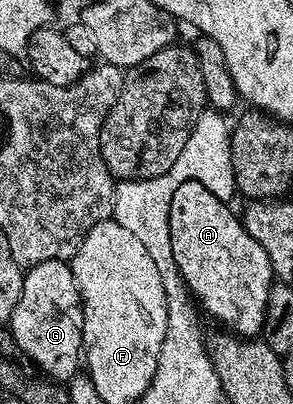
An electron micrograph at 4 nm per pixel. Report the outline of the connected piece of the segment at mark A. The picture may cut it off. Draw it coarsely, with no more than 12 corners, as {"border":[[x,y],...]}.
{"border":[[211,187],[170,205],[186,287],[227,331],[261,335],[276,275]]}

